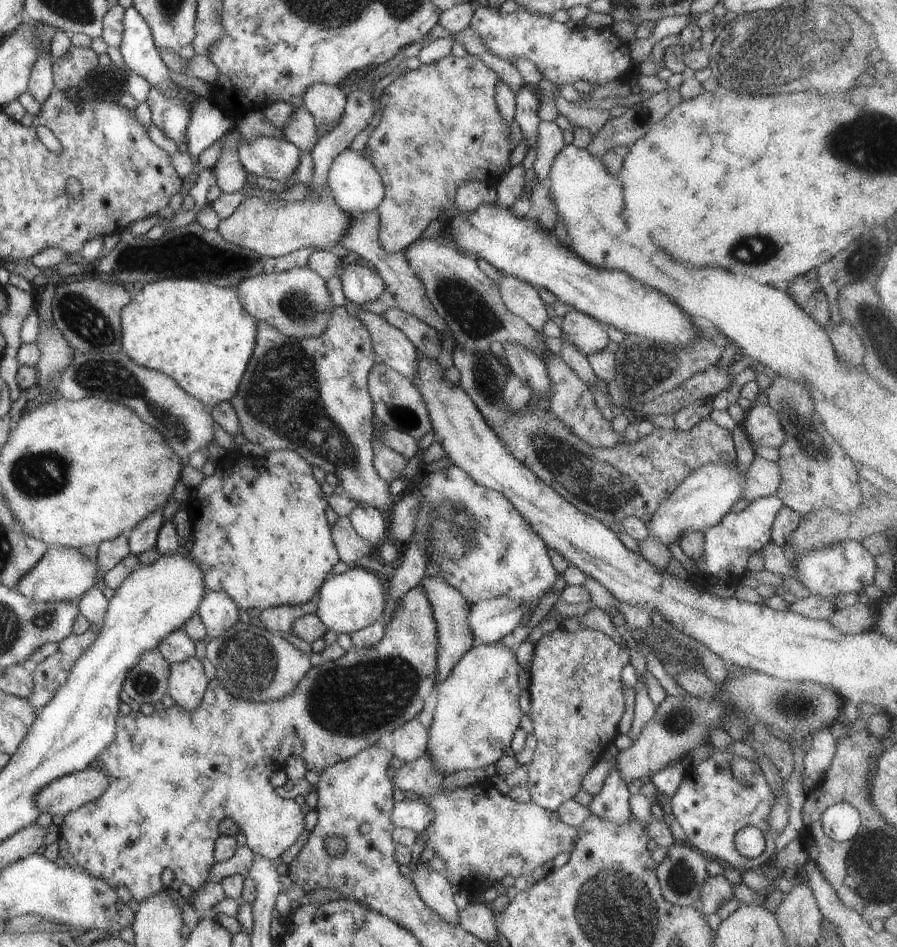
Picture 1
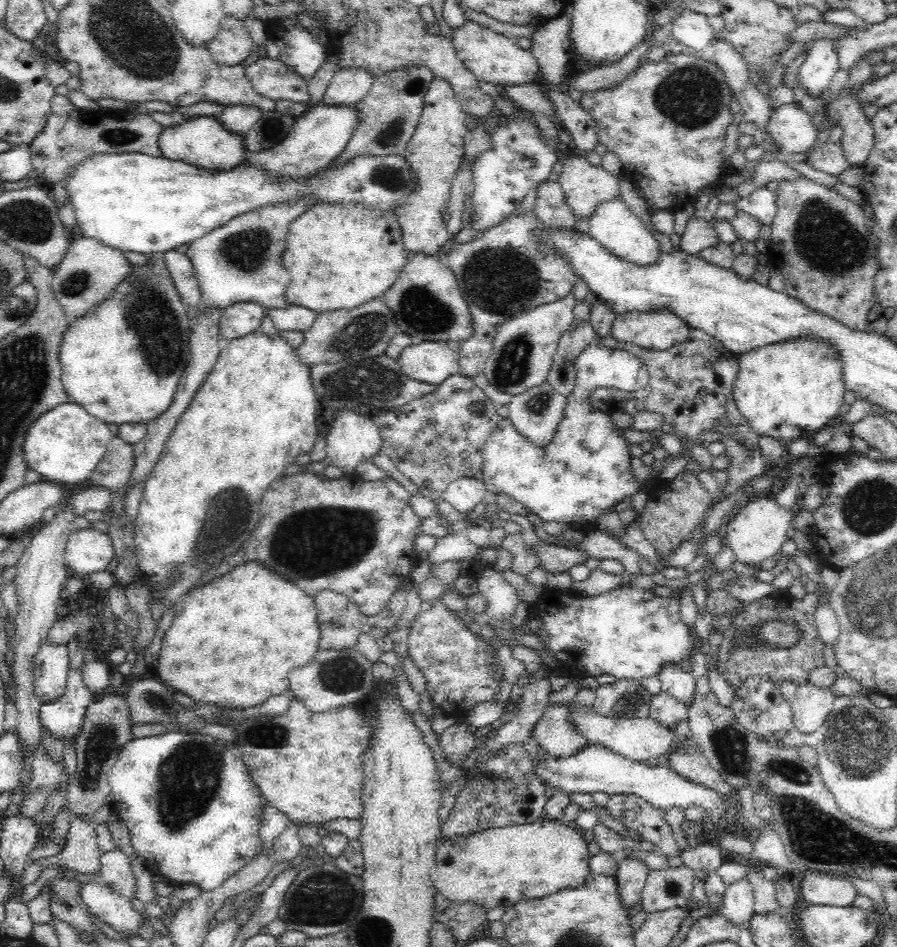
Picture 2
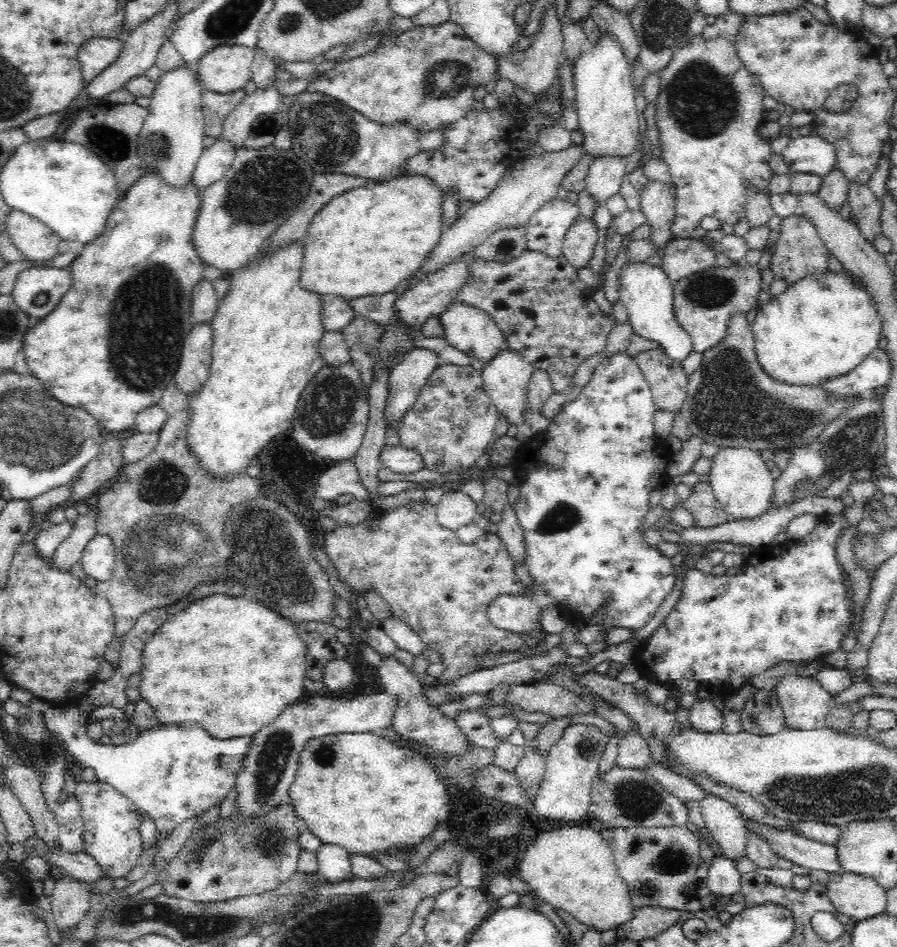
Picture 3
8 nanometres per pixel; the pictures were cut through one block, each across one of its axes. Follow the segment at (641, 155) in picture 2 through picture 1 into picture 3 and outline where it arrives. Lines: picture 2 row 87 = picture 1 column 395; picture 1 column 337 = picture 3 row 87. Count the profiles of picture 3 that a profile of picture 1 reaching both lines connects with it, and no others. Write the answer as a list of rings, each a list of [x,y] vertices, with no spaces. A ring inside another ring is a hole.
[[[699,34],[692,37],[682,48],[674,52],[670,62],[661,70],[660,85],[658,95],[653,101],[656,107],[655,123],[657,130],[657,148],[659,148],[660,156],[658,160],[668,167],[669,173],[672,177],[672,182],[675,184],[675,212],[676,218],[672,224],[672,237],[678,239],[686,239],[692,236],[692,232],[700,223],[702,216],[714,216],[720,223],[726,222],[733,226],[738,224],[740,220],[745,218],[745,204],[748,202],[750,190],[770,196],[770,180],[772,180],[772,170],[770,170],[767,161],[770,159],[770,144],[766,144],[757,135],[758,124],[764,120],[764,108],[762,106],[762,99],[765,97],[764,89],[759,85],[759,80],[754,75],[747,71],[747,68],[742,64],[738,58],[733,41],[728,41],[724,38],[714,38],[707,40],[702,38]]]

